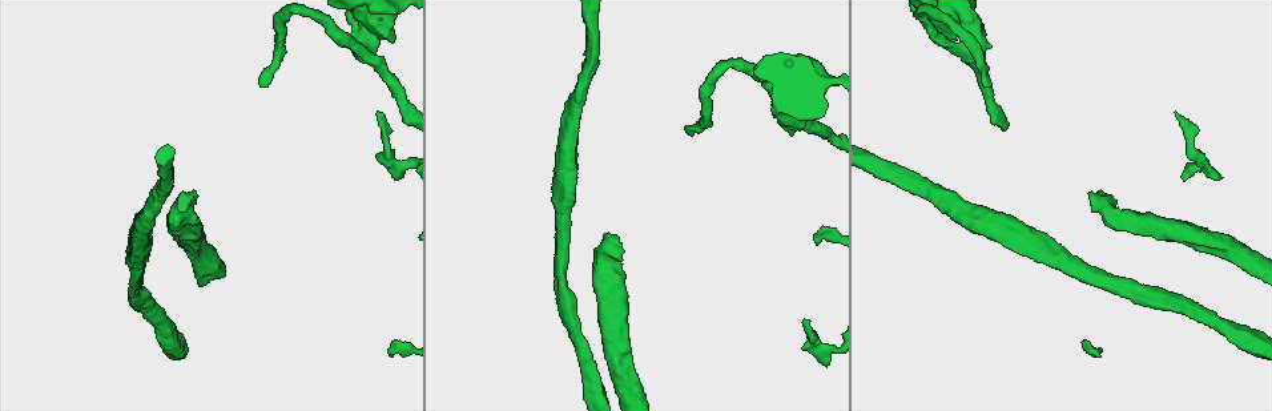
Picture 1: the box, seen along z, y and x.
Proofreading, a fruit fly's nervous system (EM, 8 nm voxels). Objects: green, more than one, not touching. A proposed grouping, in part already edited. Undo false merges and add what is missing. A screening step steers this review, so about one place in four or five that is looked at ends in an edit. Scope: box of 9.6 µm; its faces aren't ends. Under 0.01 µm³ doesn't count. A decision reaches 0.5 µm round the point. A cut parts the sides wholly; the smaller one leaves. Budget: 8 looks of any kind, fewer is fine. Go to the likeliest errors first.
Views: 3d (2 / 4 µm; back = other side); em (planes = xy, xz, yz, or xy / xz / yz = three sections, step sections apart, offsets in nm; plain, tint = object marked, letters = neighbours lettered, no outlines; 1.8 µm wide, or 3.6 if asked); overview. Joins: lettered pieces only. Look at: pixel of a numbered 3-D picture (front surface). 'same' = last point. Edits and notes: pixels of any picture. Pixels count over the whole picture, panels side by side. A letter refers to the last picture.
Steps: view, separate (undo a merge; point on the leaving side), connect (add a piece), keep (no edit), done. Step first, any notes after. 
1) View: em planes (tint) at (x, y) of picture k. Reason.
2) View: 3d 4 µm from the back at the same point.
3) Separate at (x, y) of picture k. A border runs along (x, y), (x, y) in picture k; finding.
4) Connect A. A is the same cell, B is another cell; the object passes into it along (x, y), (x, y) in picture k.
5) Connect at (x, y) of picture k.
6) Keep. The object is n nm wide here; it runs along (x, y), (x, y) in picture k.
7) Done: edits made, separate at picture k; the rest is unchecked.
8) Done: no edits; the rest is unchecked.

View: 3d 4 µm at (1175, 112) of picture 1.

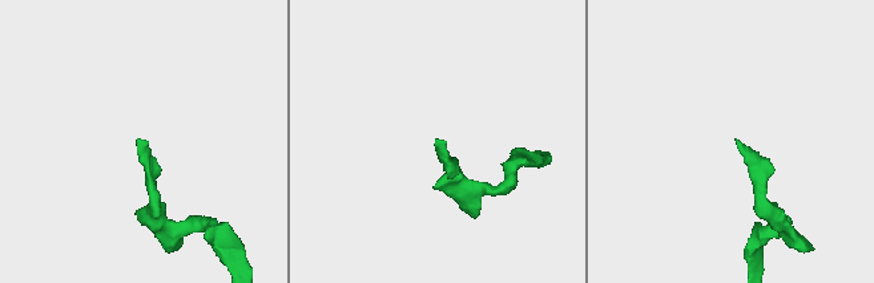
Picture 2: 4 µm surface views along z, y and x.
View: em 3.6 µm planes (letters) at (138, 140) of picture 2. Now the EM.

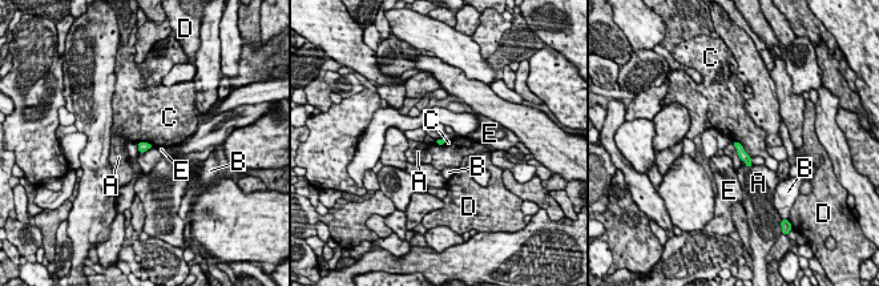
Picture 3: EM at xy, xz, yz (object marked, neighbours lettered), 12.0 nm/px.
Keep. A, B, C, D and E are other cells; a border runs along (733, 140), (750, 157) in picture 3; no lettered piece goes on from it.

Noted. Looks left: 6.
View: em 3.6 µm planes (letters) at (400, 177) of picture 1. An open end.

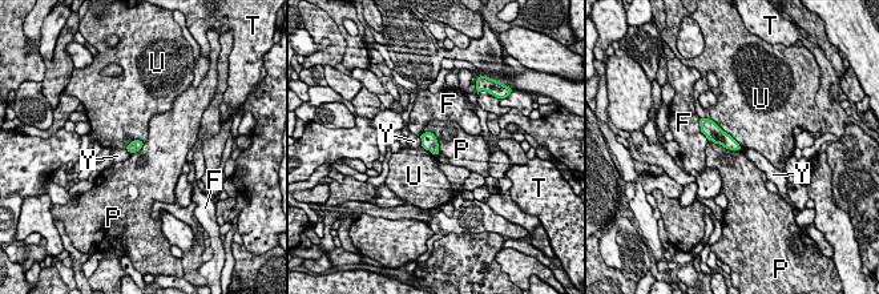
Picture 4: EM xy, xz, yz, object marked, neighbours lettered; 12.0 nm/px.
Keep. F, P, T, U and Y are other cells; a border runs along (709, 140), (726, 148), (741, 150) in picture 4; none of them fits.

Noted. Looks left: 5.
View: em planes (tint) at (1093, 194) of picture 1. Thick end.

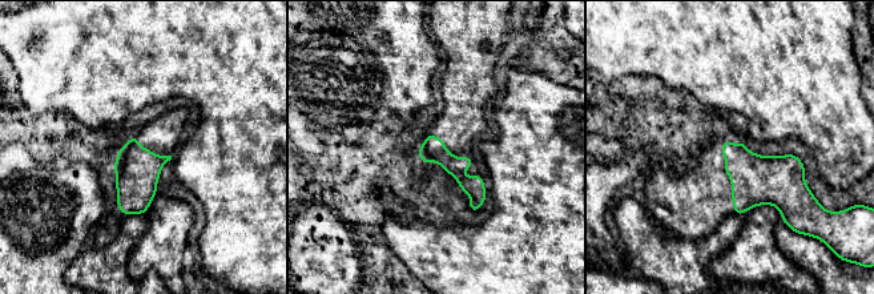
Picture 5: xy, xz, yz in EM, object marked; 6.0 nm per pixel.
View: em planes (letters) at the same point.

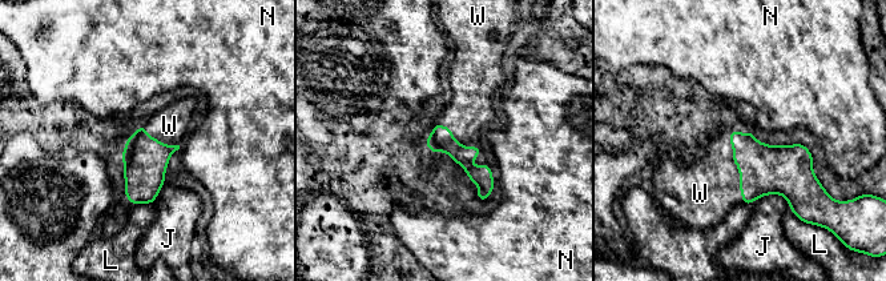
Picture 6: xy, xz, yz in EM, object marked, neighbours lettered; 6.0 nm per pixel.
Connect W. W is the same cell, J, L and N are other cells; the object passes into it along (764, 169), (737, 167), (704, 191) in picture 6; it goes on there.

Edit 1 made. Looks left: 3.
Done: edits made, connect at picture 6; the rest is unchecked.

